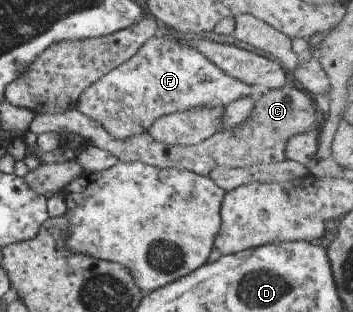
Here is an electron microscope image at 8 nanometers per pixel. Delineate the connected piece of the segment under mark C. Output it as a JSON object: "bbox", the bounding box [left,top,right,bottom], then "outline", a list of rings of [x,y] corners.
{"bbox":[28,82,318,177],"outline":[[[288,82],[280,88],[270,89],[265,94],[261,94],[253,102],[251,114],[241,123],[216,131],[206,140],[200,141],[198,145],[182,146],[159,143],[147,131],[125,139],[117,139],[111,137],[111,134],[108,134],[101,124],[95,123],[75,108],[66,109],[56,114],[48,112],[46,115],[34,115],[28,130],[38,136],[44,132],[63,132],[64,134],[73,132],[83,137],[86,143],[111,152],[120,162],[140,161],[159,169],[174,167],[208,177],[208,172],[212,170],[212,167],[218,165],[228,168],[246,168],[260,163],[282,162],[285,160],[283,148],[288,138],[295,134],[316,130],[318,123],[318,117],[310,98],[302,90],[298,90]]]}

